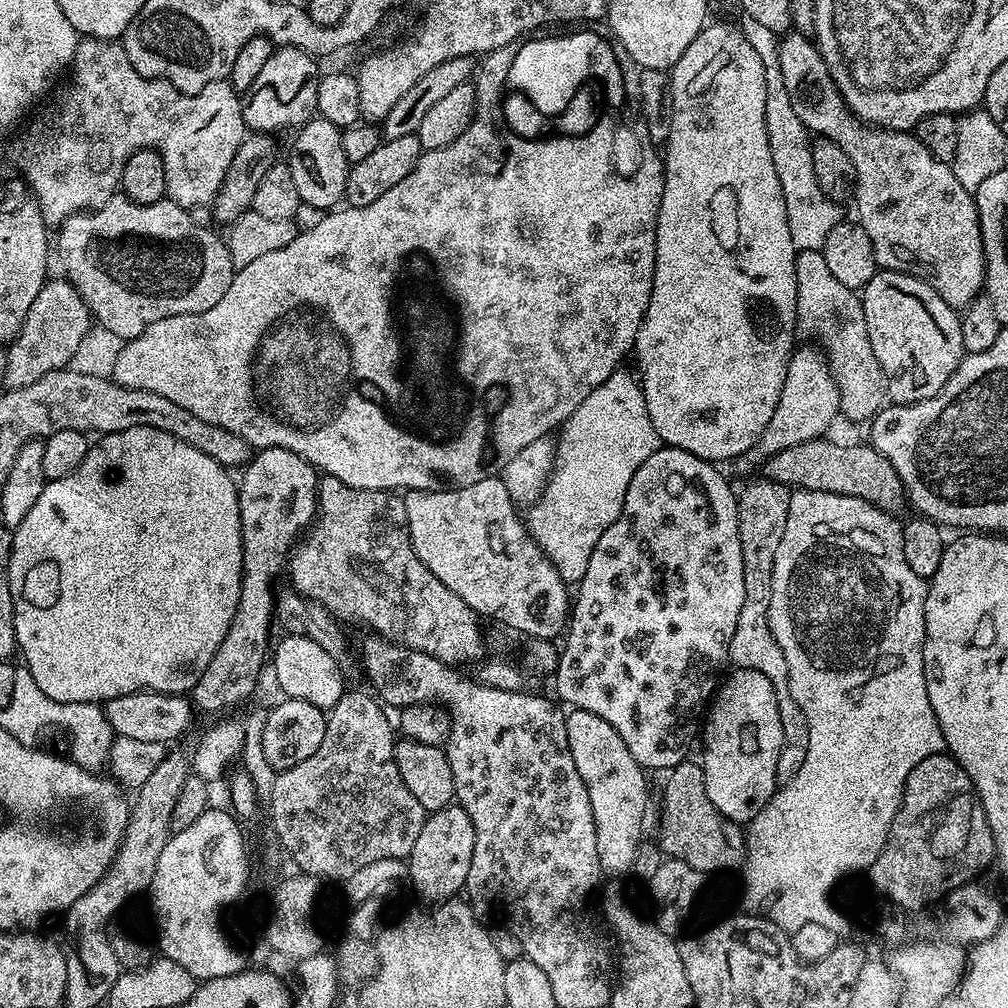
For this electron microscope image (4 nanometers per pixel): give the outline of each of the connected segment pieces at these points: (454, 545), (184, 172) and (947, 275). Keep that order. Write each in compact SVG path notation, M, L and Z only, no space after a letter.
M489 474L482 482L474 482L465 488L449 487L447 490L433 490L431 492L426 490L405 491L403 498L406 506L408 536L412 539L414 554L418 554L422 566L426 566L426 570L430 570L430 574L434 574L434 578L438 578L438 582L442 582L442 586L454 590L454 594L458 594L458 598L462 598L462 602L466 602L466 606L470 606L470 610L474 610L477 617L483 618L485 621L487 621L486 619L497 620L498 623L505 624L506 627L513 628L514 631L521 632L522 635L528 636L527 638L532 640L555 641L565 631L570 619L569 585L564 583L563 578L558 574L558 570L550 562L550 558L546 558L544 551L532 541L532 536L527 530L521 513L520 516L516 513L519 512L518 505L510 498L503 479L499 475Z
M91 38L81 39L77 43L76 59L70 65L70 75L67 77L67 80L68 85L65 86L64 93L41 116L33 115L19 129L19 132L21 131L20 137L13 142L12 157L10 157L11 163L14 165L16 171L23 176L24 181L28 183L28 189L36 197L45 224L59 226L66 222L66 218L70 218L74 214L86 212L94 208L101 208L111 196L117 195L122 170L126 166L130 154L134 154L140 148L152 148L162 158L162 166L166 170L167 199L189 210L197 210L196 208L202 207L203 204L204 207L211 205L212 201L216 199L218 190L226 178L226 170L230 170L230 162L234 162L234 154L238 154L238 146L246 135L242 100L228 80L210 82L210 86L198 90L198 94L188 96L186 93L178 91L173 84L168 84L164 80L151 80L142 74L138 74L138 70L134 70L134 66L130 66L130 58L126 58L126 50L124 49L123 43L110 40L94 40Z
M792 30L779 37L778 63L790 103L809 133L825 136L834 142L854 162L856 171L856 212L858 223L870 234L874 258L881 269L905 272L918 276L942 297L950 307L963 310L985 291L984 238L980 233L980 219L973 193L968 192L954 178L951 164L938 162L911 131L895 132L889 128L869 126L848 111L843 96L830 78L826 62L819 48L809 37Z

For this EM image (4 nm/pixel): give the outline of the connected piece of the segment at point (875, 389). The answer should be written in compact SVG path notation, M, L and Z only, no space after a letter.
M797 251L796 254L796 330L801 337L813 336L820 340L819 347L827 357L829 370L837 384L840 395L839 415L848 420L865 420L871 422L889 403L888 383L882 374L882 366L878 366L878 358L874 358L874 346L870 346L870 338L866 330L866 314L864 301L853 289L842 286L838 278L834 278L830 266L826 266L823 251Z

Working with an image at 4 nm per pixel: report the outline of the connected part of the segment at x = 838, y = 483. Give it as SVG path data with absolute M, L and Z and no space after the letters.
M828 439L807 441L774 454L766 463L767 479L776 480L796 490L829 492L863 500L865 505L881 508L889 514L899 513L899 508L905 507L903 482L898 478L894 466L890 466L890 462L886 462L886 458L882 458L882 454L878 454L871 443L835 444Z

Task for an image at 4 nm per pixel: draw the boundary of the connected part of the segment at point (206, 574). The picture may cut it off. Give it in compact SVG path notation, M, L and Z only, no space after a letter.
M130 426L130 430L105 432L89 447L86 458L66 478L45 483L38 502L30 506L30 514L22 518L19 528L11 533L12 553L6 571L12 591L14 630L19 655L24 655L23 667L28 668L43 693L57 702L92 703L99 705L122 694L135 692L191 693L202 678L202 670L210 666L210 658L218 650L240 601L240 583L244 577L244 547L240 537L238 484L233 473L223 468L210 454L194 450L186 442L154 430L154 426Z

